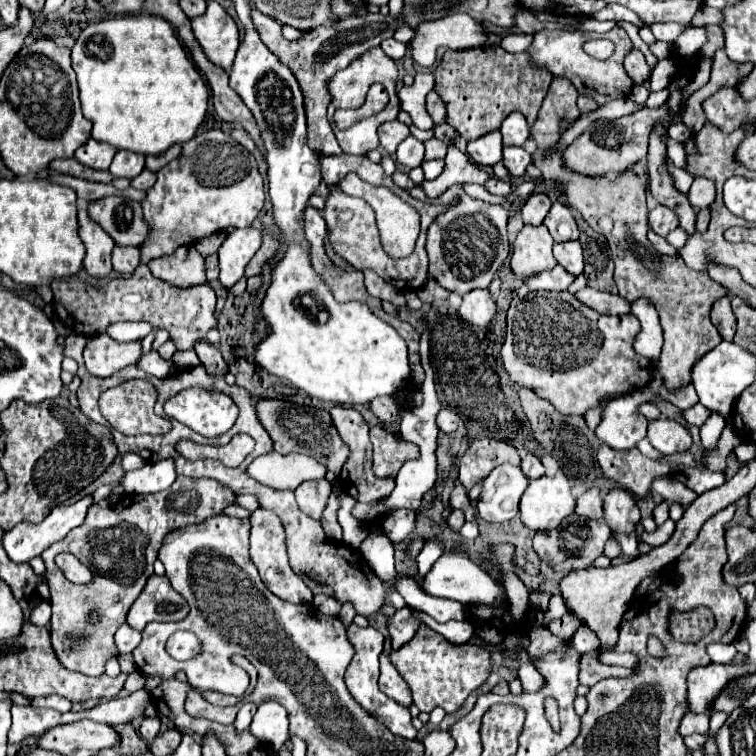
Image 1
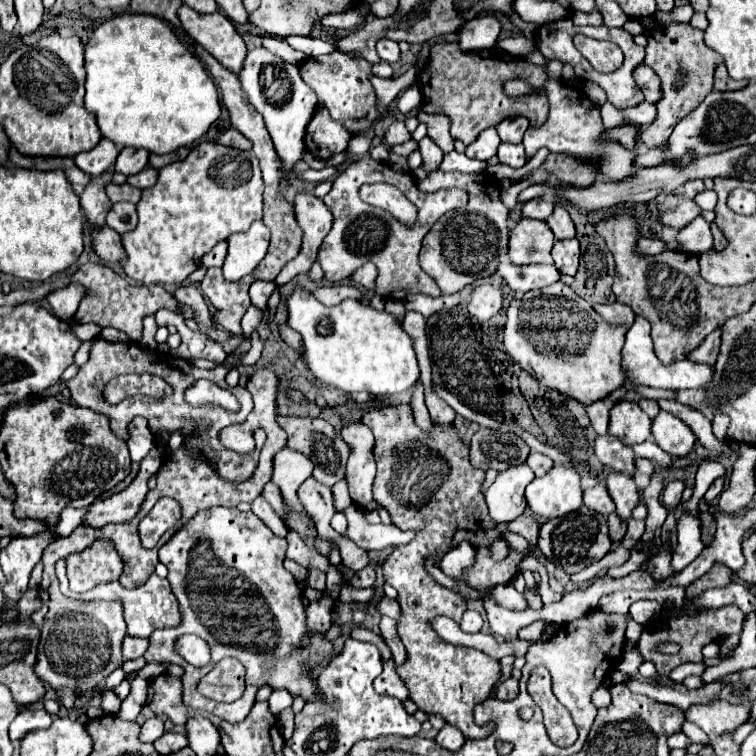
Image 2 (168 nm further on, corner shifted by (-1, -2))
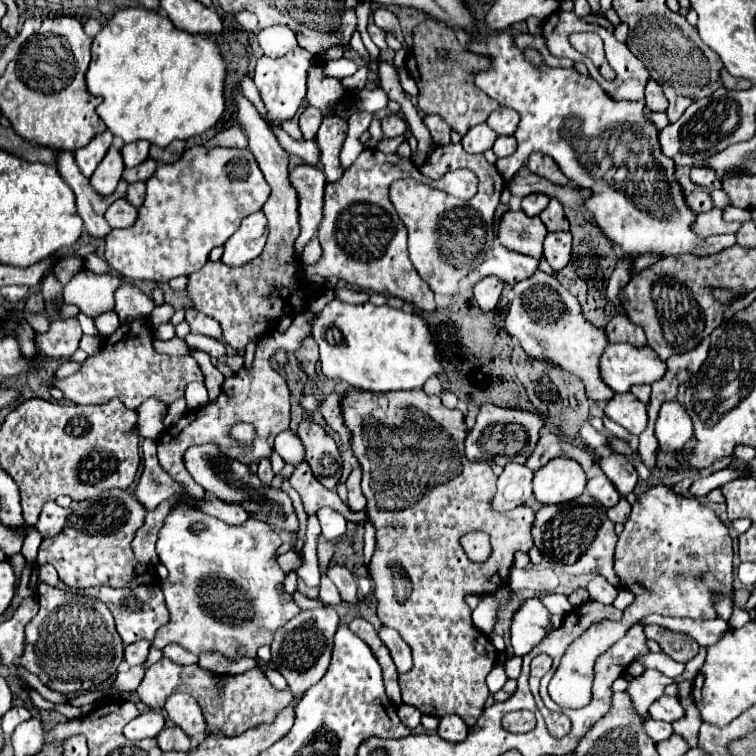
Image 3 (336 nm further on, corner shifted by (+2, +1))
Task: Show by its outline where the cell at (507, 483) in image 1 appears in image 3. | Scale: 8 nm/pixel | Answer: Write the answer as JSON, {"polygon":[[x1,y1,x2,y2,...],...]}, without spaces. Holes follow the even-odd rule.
{"polygon":[[509,463,497,481,497,495,493,507,499,511,509,511,517,505,523,505,533,495,533,471,527,465]]}

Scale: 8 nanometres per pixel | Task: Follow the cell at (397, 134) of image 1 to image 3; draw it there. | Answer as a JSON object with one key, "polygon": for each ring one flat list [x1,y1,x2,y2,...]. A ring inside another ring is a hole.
{"polygon":[[393,113,393,115,387,115,383,119,383,133,385,133,385,137,399,137,399,135,405,133,405,129,407,129,407,123,405,123,405,119,401,115]]}

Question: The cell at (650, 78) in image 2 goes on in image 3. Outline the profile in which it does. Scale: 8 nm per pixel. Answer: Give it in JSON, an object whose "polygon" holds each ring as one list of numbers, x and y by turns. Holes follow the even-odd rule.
{"polygon":[[653,79,647,83,645,101,651,111,667,111,667,101,665,101,665,95,661,93,661,85,657,85,657,81]]}

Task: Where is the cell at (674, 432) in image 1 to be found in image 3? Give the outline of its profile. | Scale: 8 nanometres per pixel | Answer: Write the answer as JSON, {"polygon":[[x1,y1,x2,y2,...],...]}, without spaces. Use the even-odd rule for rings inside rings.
{"polygon":[[679,401,663,403,655,425,655,435,663,451,679,451,693,437,693,421]]}

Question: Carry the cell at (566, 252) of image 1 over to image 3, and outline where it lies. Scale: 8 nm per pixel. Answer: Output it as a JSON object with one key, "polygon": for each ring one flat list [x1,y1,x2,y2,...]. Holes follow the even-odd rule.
{"polygon":[[553,231,545,237,545,259,555,269,561,271,571,259,571,233]]}

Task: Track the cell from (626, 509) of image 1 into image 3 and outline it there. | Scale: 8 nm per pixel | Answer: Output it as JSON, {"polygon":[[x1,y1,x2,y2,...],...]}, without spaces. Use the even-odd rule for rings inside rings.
{"polygon":[[611,453,607,457,601,457,599,461,603,473,613,481,613,485,617,487,617,491,625,497,627,493,631,493,637,485,637,471,631,465,631,459,619,453]]}

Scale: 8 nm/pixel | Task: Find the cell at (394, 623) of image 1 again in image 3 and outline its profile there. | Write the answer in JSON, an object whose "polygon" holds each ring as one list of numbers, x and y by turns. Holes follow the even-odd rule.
{"polygon":[[381,627,379,637,387,645,387,649,391,651,391,657,397,665,397,673,409,671,411,669,411,649,409,649,409,645,389,627]]}

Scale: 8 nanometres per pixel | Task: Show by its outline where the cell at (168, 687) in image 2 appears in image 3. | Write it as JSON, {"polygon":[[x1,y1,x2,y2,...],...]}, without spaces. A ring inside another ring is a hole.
{"polygon":[[163,657,159,663,151,665,145,671,141,685,137,687,137,695,151,709,161,709,165,705,165,697,169,697,169,693,175,693,175,691,193,695,203,711,207,727,213,731,213,725,215,725,219,733,225,733,229,737,239,735,239,733,251,729,253,725,273,721,273,717,293,701,291,689,289,687,283,691,275,689,267,681,267,677,263,675,261,669,249,669,249,671,245,671,241,675,233,675,233,677,229,677,229,675,217,677,215,673,205,671,199,665,183,667,183,665,173,663,167,657]]}

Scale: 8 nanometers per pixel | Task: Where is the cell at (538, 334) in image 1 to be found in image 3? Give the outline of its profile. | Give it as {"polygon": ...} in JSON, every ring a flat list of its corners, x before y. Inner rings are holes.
{"polygon":[[537,269,529,279,513,285,513,301,509,305,505,329,509,335,519,339,521,347,531,357,553,361,553,365,581,377,589,399,609,401,613,397,613,391,603,385,597,371,599,357,609,345,609,339,605,337,603,329,597,329,585,317,581,317,579,301,555,279,555,275,547,275]]}

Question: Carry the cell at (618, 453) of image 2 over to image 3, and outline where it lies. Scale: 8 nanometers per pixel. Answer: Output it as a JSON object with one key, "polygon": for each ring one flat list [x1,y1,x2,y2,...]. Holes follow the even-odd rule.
{"polygon":[[583,421,583,423,581,423,579,435,581,435,581,437,583,437,583,441,585,441,589,447,593,447,593,449,597,449,599,445,605,445,605,441,607,441,603,433,595,431,595,429,589,425,589,421]]}

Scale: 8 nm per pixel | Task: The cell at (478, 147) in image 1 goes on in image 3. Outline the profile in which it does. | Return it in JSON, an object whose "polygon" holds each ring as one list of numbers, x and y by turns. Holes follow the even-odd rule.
{"polygon":[[481,123,467,131,467,135,461,139,461,145,467,153,485,153,487,149,493,147,495,139,497,139,497,133,489,125]]}

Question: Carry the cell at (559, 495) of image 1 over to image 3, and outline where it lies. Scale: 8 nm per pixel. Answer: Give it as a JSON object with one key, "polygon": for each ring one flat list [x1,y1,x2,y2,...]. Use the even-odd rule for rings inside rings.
{"polygon":[[555,457,533,477,533,493,539,503,565,503,575,499,585,489,585,471,575,459]]}

